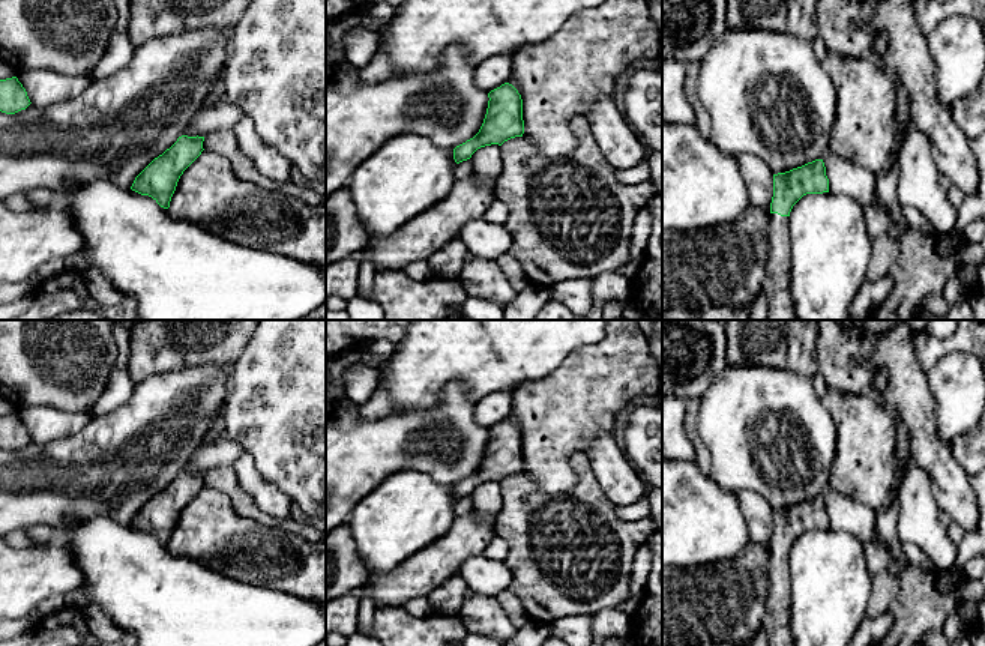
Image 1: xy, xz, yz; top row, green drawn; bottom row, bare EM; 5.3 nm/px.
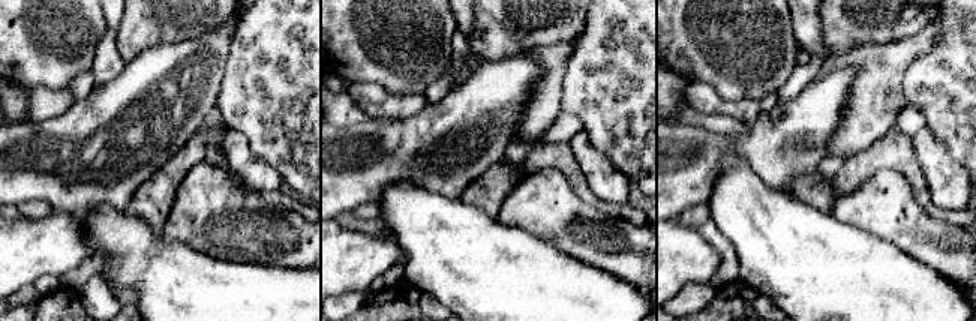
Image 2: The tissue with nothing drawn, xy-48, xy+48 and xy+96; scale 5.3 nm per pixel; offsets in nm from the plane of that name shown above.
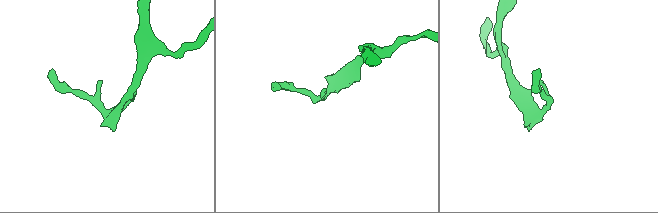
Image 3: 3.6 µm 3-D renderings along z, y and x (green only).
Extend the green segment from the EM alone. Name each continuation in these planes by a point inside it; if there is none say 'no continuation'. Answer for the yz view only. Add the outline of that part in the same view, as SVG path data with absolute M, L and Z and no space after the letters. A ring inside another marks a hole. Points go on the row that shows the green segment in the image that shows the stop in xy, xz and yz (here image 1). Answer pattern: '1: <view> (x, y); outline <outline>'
1: yz (777, 281); outline M770 213L769 261L761 288L767 320L796 320L790 297L790 216Z

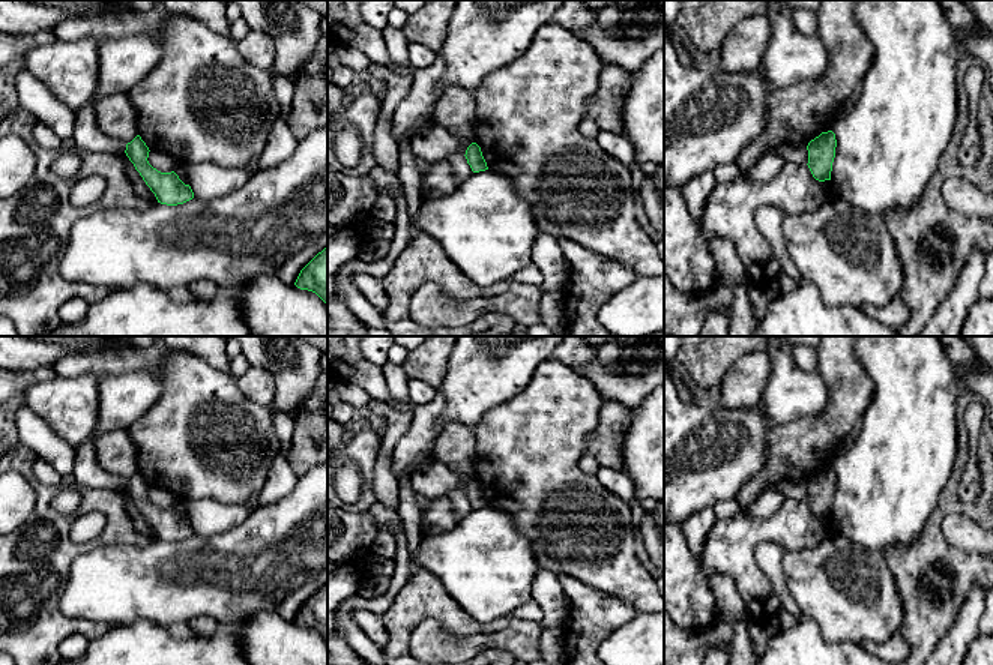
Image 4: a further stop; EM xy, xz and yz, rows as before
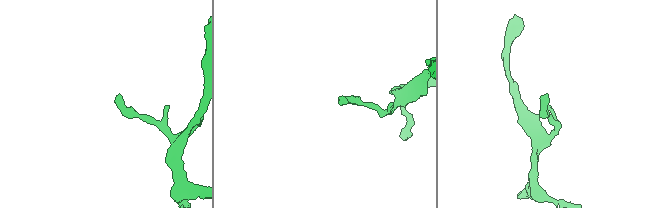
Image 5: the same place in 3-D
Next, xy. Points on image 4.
no continuation

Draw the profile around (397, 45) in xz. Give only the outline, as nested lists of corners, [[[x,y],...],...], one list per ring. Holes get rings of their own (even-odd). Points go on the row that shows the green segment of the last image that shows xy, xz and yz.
[[[386,26],[382,30],[382,36],[386,44],[391,60],[398,69],[407,71],[410,75],[415,68],[410,65],[409,59],[409,41],[406,39],[403,30],[392,26]]]

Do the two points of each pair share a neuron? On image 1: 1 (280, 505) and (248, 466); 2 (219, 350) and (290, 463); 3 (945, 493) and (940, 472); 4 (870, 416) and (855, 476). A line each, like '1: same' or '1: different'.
1: same
2: different
3: same
4: same

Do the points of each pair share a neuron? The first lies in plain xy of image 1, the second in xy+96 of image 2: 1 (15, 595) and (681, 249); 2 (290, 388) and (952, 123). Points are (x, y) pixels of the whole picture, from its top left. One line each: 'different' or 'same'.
1: same
2: same

